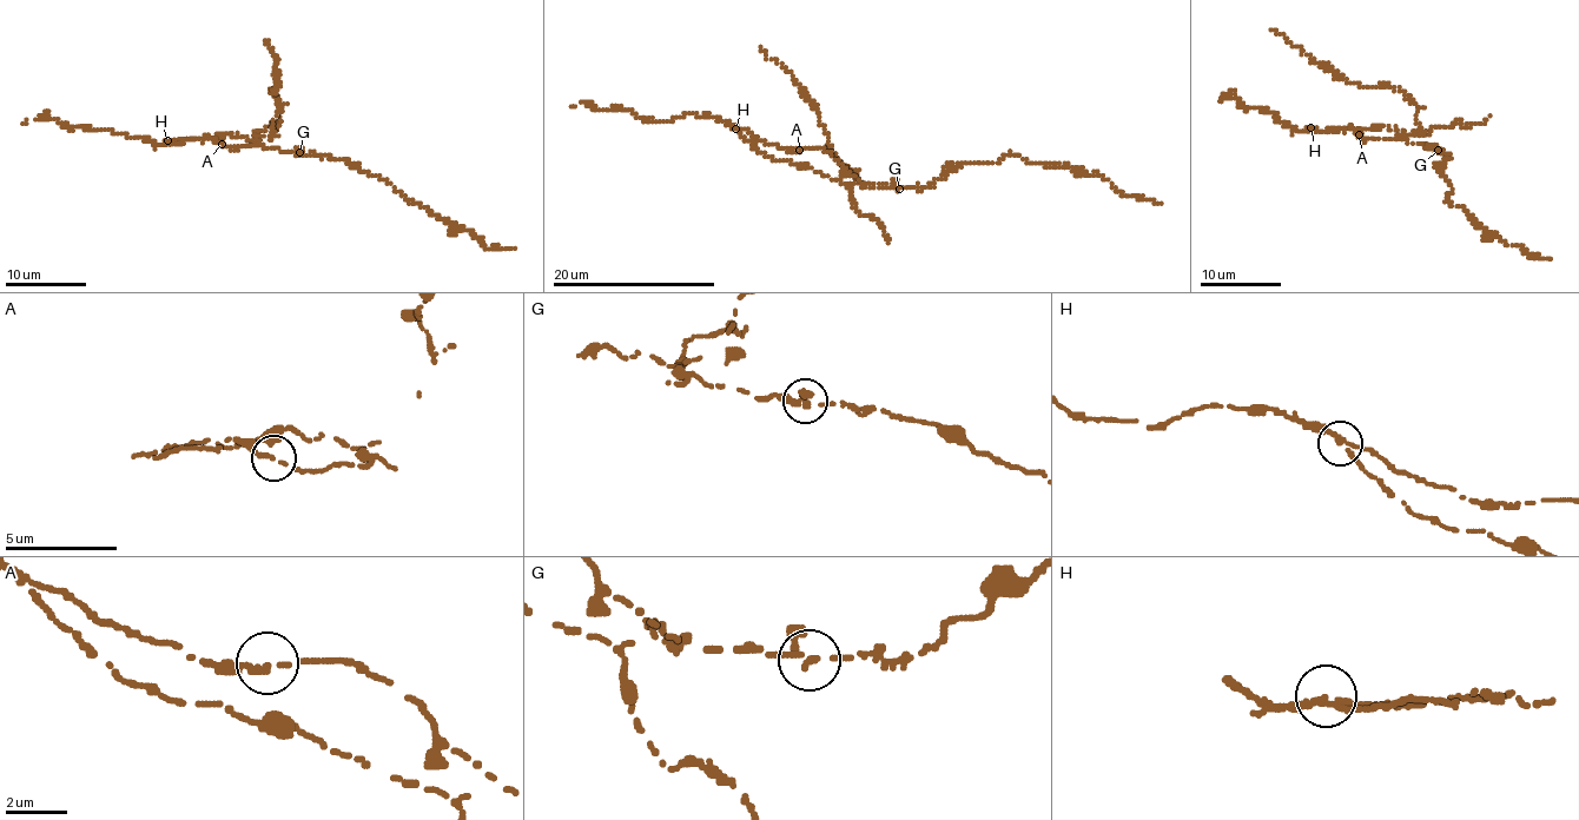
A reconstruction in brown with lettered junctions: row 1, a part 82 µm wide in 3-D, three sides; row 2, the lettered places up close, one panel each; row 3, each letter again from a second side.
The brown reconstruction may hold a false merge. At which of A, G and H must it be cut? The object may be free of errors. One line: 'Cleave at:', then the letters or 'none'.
Cleave at: H

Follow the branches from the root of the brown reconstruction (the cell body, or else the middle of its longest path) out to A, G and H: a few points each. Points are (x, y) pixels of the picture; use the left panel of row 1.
A: (266, 147), (259, 144), (229, 147), (222, 144)
G: (266, 147), (299, 152)
H: (266, 147), (259, 144), (229, 147), (209, 138), (167, 141)

